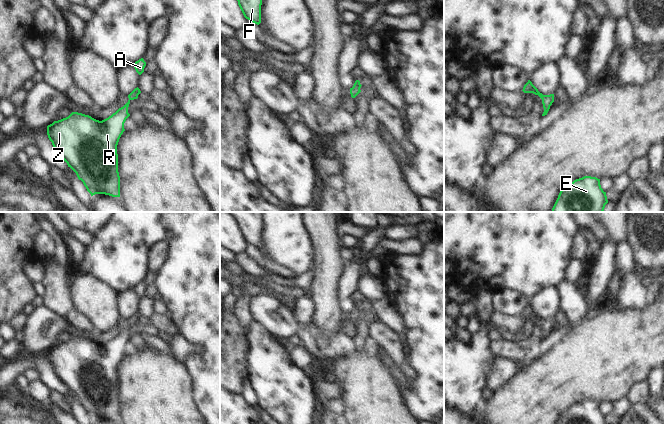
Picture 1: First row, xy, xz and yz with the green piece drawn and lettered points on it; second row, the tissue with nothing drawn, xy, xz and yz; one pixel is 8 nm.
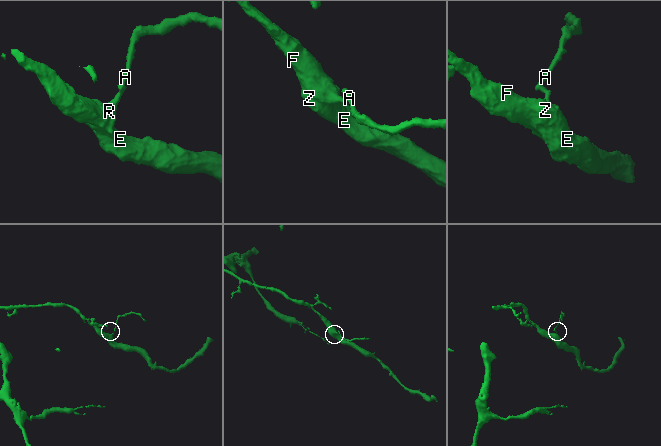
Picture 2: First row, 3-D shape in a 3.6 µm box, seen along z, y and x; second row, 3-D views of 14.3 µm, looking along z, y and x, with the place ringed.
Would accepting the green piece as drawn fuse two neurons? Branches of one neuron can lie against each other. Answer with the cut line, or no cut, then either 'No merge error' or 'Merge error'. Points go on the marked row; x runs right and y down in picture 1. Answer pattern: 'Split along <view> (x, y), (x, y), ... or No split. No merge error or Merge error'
No split. No merge error

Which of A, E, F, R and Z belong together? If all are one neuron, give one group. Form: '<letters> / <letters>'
A E F R Z

